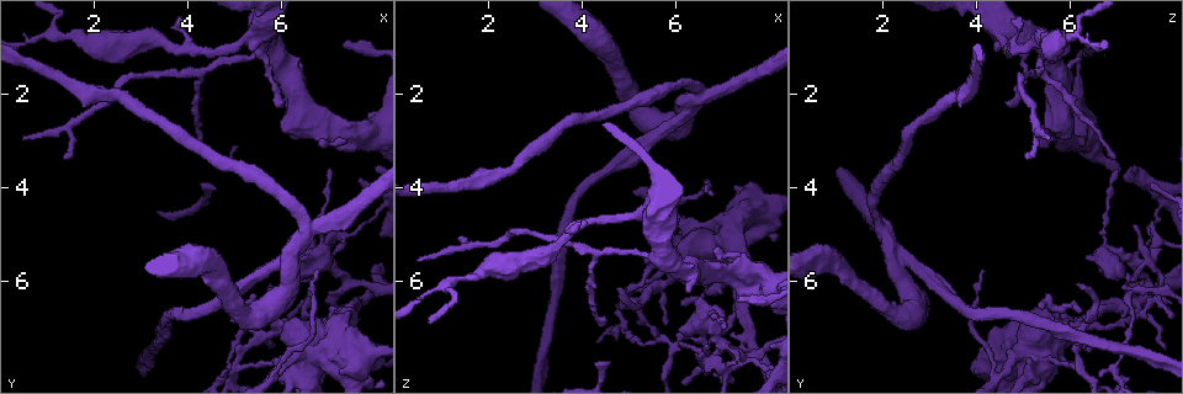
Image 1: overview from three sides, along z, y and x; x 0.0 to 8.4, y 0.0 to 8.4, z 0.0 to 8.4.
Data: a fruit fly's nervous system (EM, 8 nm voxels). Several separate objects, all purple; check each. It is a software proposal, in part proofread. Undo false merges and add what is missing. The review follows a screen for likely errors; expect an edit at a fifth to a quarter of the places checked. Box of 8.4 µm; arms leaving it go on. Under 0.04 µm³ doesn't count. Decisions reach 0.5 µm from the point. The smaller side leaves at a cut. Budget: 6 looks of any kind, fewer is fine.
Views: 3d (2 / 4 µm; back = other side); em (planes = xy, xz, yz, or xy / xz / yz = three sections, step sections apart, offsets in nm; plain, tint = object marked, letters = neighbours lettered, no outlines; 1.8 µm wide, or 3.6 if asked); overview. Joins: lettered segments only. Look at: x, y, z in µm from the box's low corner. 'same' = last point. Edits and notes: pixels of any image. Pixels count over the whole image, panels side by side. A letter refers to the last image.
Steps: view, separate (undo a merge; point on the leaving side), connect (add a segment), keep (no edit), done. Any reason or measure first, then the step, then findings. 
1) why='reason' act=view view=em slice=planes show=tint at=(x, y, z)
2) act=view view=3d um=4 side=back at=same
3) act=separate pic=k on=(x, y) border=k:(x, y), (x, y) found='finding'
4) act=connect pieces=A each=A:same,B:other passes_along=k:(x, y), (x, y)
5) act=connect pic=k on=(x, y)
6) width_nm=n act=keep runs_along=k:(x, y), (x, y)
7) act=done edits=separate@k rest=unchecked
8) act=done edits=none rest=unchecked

act=view view=em slice=planes show=letters at=(1.95, 0.95, 5.70)

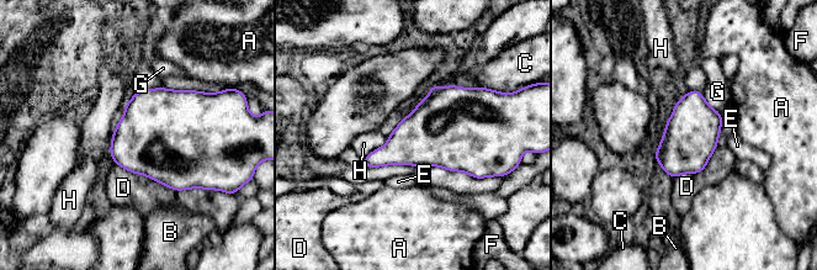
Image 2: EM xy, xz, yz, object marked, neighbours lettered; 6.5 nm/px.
width_nm=360 act=keep each=A:other,B:other,C:other,D:other,E:other,F:other,G:other,H:other border=2:(388, 137), (382, 146), (362, 158) found='all the same neuron'

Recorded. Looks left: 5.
why='small branch off a trunk' act=view view=3d um=2 at=(6.95, 5.55, 7.35)

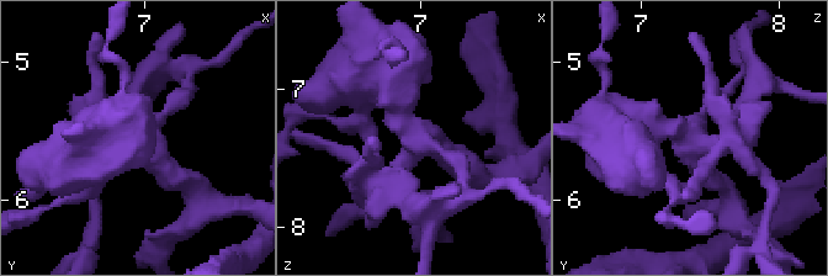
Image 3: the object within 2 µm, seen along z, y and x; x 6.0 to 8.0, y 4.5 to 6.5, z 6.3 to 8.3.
act=view view=em slice=planes show=letters at=(6.98, 5.60, 7.38)

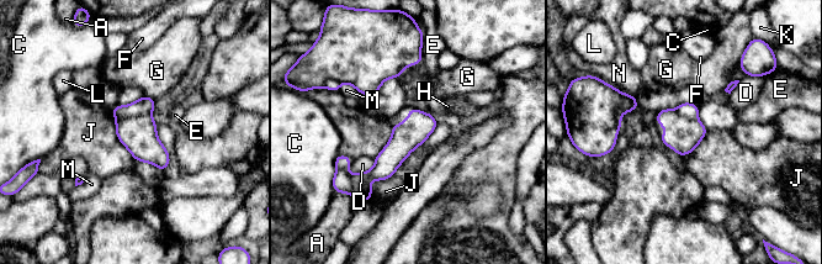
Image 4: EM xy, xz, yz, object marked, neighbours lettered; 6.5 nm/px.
longest_contact=J:500nm act=separate pic=4 on=(138, 135) each=A:other,C:other,D:other,E:other,F:other,G:other,H:other,J:other,K:other,L:other,M:other,N:other part_leaving=4:(428, 116), (361, 184), (361, 189) found='a second neuron is stuck on'

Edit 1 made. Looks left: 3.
why='arms part here' act=view view=em slice=planes show=tint at=(7.45, 6.85, 6.30)

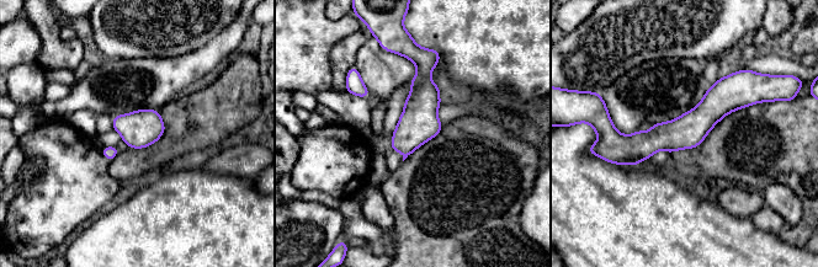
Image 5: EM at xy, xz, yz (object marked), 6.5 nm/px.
why='see the neighbours' act=view view=em slice=planes show=letters at=same

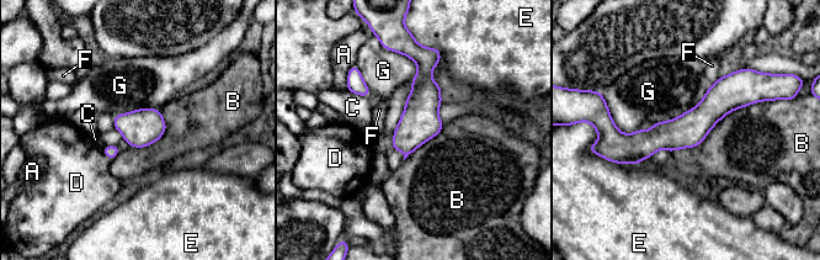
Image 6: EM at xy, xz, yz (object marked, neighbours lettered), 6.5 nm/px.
width_nm=220 longest_contact=B:750nm act=keep each=A:other,B:other,C:other,D:other,E:other,F:other,G:other found='continuous, no second neuron'

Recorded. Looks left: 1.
act=done edits=separate@4 rest=unchecked

